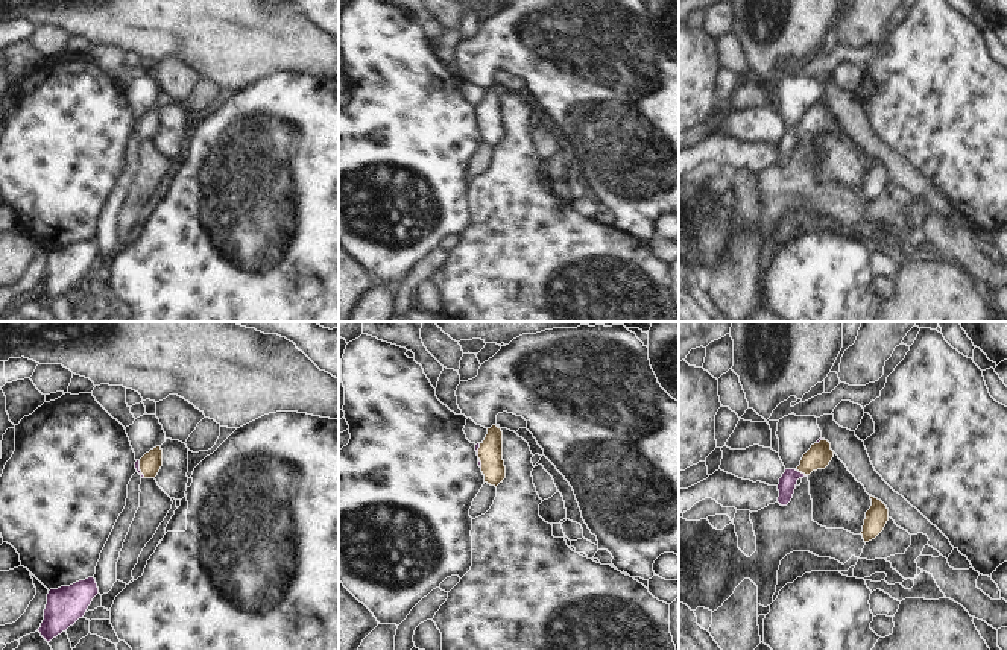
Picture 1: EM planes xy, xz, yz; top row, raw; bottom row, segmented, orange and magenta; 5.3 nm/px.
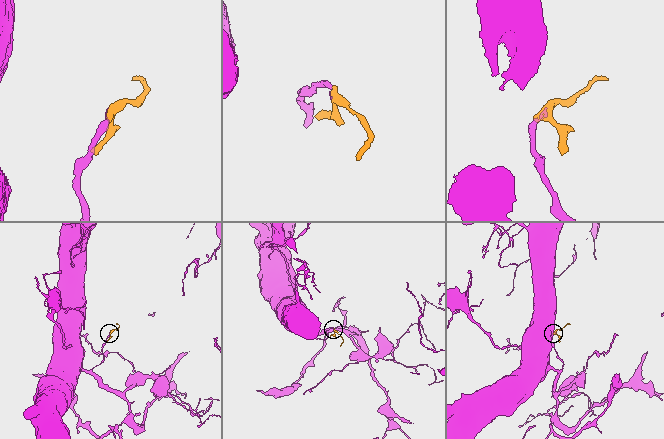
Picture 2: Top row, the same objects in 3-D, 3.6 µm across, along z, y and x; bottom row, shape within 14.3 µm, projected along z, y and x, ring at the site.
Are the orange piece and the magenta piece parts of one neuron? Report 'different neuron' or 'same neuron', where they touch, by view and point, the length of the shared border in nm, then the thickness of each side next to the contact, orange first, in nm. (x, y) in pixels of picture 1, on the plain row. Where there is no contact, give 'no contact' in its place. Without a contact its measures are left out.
same neuron | yz (802, 132) | 60 nm | 130/100 nm

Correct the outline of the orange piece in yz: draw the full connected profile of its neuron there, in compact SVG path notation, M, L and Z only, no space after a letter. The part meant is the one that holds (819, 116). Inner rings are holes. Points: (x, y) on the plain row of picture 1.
M819 99L811 108L803 114L800 125L796 129L785 129L779 138L778 162L787 166L794 153L799 138L810 135L813 131L825 129L834 117L831 103L825 99Z

